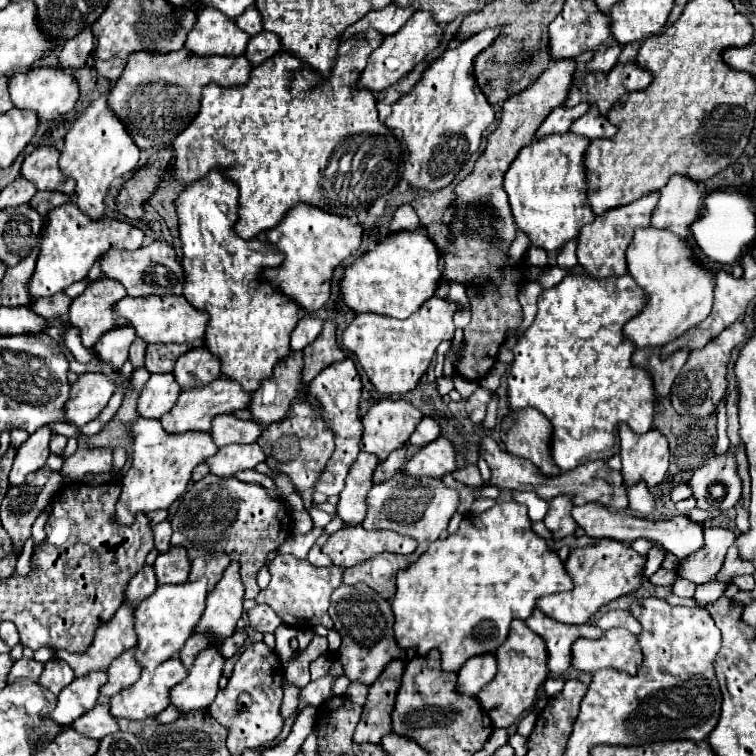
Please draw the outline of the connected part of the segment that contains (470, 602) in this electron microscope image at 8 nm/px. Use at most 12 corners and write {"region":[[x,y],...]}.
{"region":[[527,508],[463,518],[397,576],[395,640],[457,672],[573,590]]}

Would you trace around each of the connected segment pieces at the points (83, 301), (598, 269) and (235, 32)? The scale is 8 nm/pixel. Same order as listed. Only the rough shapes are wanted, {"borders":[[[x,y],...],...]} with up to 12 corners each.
{"borders":[[[99,278],[73,300],[69,322],[85,346],[125,324],[113,304],[127,290]],[[659,192],[609,210],[579,232],[591,276],[623,276],[625,250],[651,224]],[[205,6],[185,46],[195,56],[245,54],[249,34]]]}

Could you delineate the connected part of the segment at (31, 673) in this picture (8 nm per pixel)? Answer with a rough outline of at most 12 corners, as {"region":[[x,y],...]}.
{"region":[[21,658],[13,664],[9,682],[39,680],[43,662]]}

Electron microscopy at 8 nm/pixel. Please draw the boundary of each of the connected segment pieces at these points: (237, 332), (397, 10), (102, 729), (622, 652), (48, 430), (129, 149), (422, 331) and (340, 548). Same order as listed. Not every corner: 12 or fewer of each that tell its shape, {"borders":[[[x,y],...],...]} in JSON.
{"borders":[[[217,168],[175,208],[183,296],[253,392],[289,352],[299,304],[261,280],[283,254],[235,234]],[[389,4],[349,26],[343,38],[377,28],[385,36],[409,20],[413,6]],[[109,704],[73,722],[83,736],[101,740],[119,732],[119,724],[109,712]],[[625,628],[573,644],[573,668],[635,674],[643,660]],[[43,426],[17,450],[11,486],[45,466],[53,428]],[[101,96],[69,128],[59,166],[77,206],[105,212],[139,148]],[[431,298],[405,322],[359,314],[343,344],[377,392],[413,390],[453,340],[461,302]],[[359,524],[335,532],[323,552],[349,568],[381,552],[411,554],[417,542]]]}

